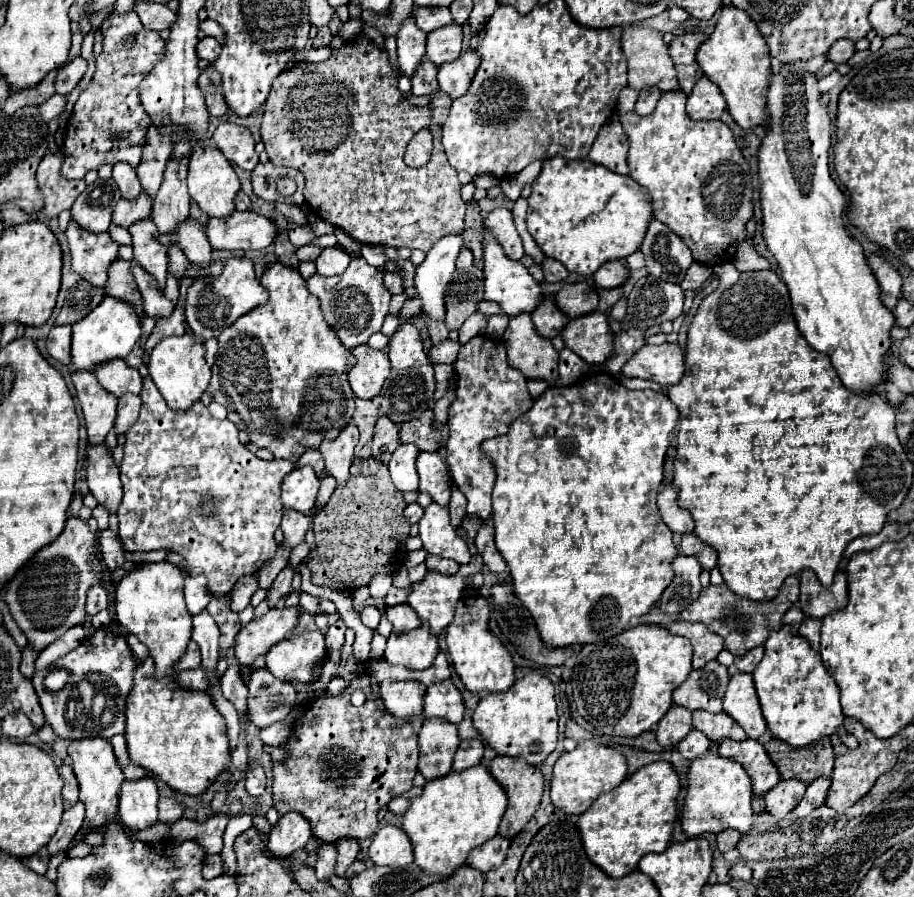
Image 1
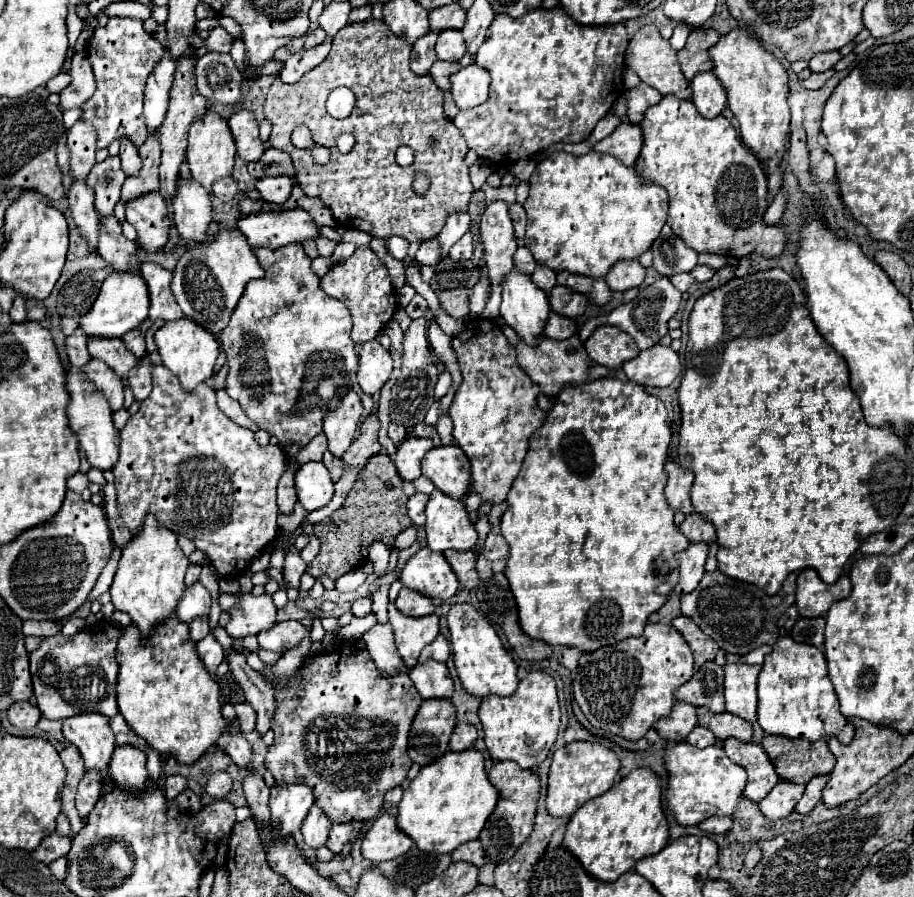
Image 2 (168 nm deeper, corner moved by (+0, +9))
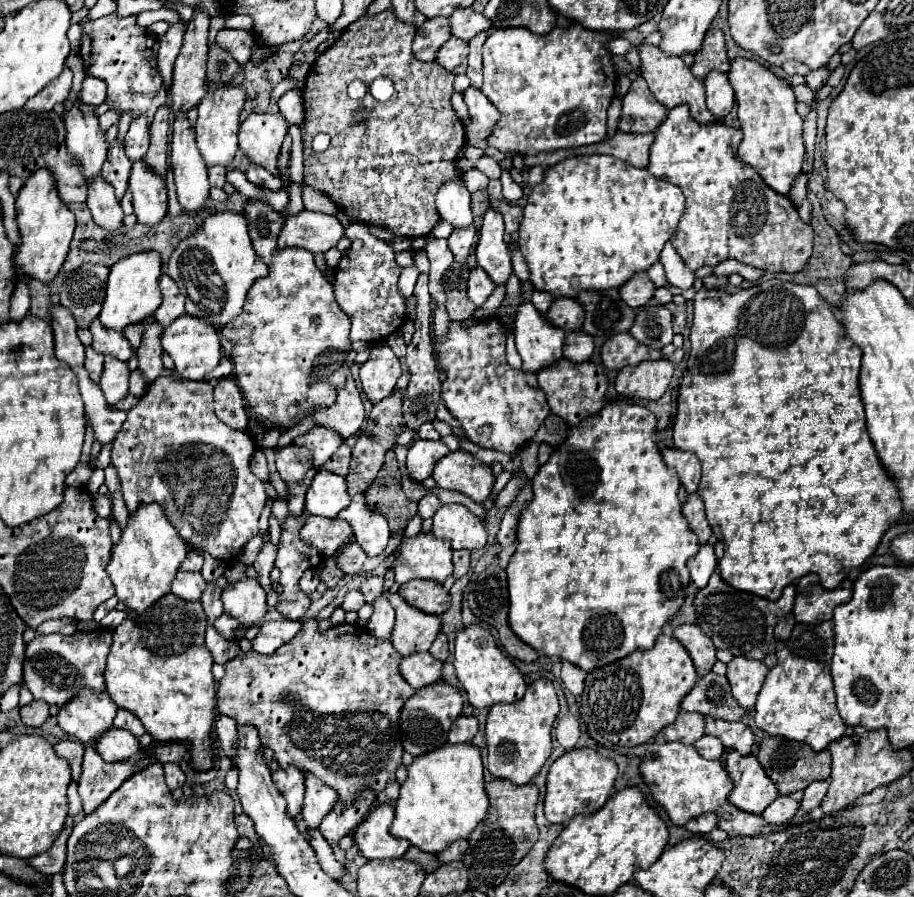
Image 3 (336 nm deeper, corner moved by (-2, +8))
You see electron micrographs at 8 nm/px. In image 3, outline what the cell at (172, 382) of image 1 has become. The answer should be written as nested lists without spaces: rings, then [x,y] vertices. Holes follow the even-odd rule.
[[[181,315],[175,319],[161,335],[163,349],[171,355],[175,363],[175,371],[191,381],[201,381],[209,371],[213,371],[219,361],[221,361],[221,343],[219,343],[219,333],[215,327],[209,323],[203,323],[197,317],[191,315]]]

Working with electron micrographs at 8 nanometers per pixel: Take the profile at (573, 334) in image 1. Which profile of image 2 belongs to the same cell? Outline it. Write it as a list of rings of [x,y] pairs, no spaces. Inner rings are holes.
[[[599,326],[585,342],[585,348],[595,362],[607,368],[619,368],[641,352],[629,334],[615,326]]]

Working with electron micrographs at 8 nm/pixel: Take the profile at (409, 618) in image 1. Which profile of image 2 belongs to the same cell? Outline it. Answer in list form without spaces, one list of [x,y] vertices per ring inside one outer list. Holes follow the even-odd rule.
[[[401,588],[397,600],[395,600],[395,606],[407,614],[407,616],[427,616],[427,614],[433,614],[435,610],[435,604],[431,598],[411,590],[411,588]]]

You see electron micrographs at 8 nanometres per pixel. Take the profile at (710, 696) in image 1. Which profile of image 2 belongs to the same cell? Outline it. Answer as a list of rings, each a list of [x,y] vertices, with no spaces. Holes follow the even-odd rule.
[[[705,662],[689,682],[675,690],[675,700],[705,706],[711,712],[725,712],[723,668],[715,662]]]

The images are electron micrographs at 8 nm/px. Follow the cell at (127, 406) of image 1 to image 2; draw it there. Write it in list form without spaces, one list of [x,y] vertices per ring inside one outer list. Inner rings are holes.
[[[145,354],[143,358],[139,358],[137,366],[129,372],[129,388],[135,394],[135,400],[145,400],[151,394],[151,372],[153,372],[153,364],[149,360],[149,356]]]

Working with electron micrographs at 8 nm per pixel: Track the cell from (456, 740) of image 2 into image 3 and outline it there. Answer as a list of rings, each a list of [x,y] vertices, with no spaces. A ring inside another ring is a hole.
[[[461,715],[451,731],[449,731],[449,743],[457,745],[457,743],[471,743],[471,739],[477,735],[477,719],[475,717],[465,717]]]

